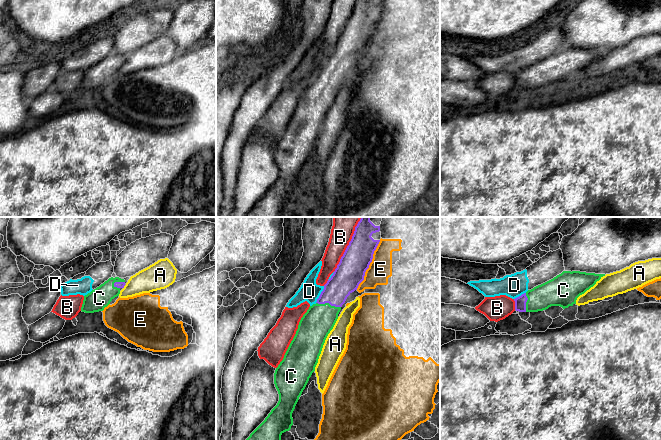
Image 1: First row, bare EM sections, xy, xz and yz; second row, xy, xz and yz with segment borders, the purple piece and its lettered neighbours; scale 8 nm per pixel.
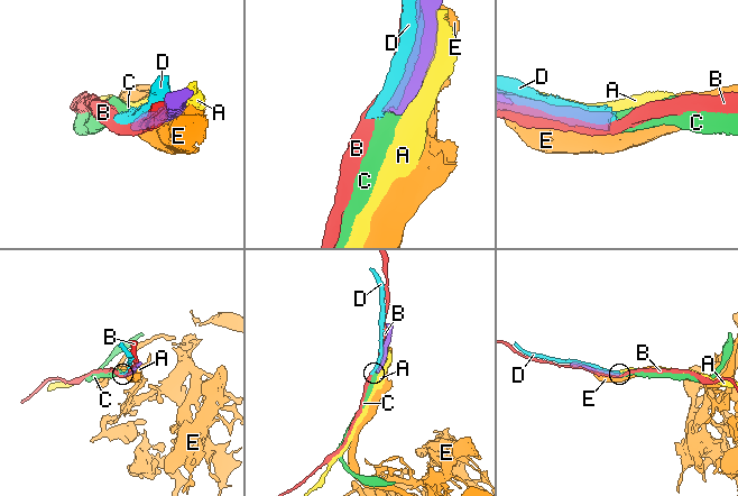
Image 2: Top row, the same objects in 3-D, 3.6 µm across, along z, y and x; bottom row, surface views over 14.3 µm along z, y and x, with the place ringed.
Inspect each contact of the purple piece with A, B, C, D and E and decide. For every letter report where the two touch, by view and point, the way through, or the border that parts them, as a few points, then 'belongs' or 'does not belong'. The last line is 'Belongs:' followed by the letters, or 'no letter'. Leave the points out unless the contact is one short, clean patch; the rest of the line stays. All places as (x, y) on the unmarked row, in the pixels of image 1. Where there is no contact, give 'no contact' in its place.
A: xy (123, 63) | does not belong
B: xz (346, 24) | does not belong
C: xz (328, 78) | across xz (346, 54), (328, 78), (324, 90), (315, 101) | belongs
D: xz (320, 70) | does not belong
E: xz (369, 40) | does not belong
Belongs: C

